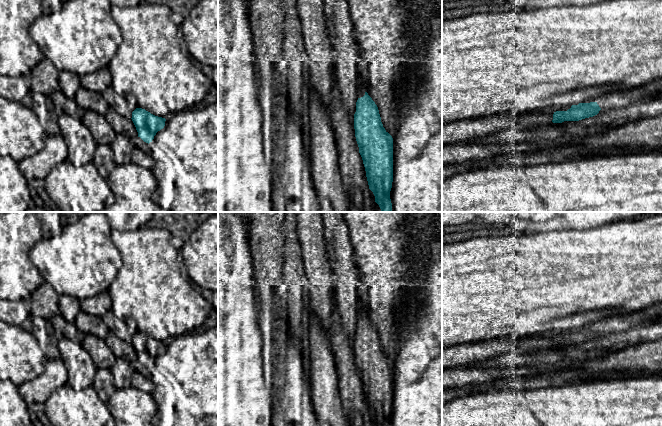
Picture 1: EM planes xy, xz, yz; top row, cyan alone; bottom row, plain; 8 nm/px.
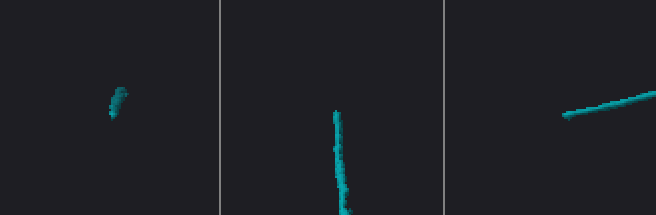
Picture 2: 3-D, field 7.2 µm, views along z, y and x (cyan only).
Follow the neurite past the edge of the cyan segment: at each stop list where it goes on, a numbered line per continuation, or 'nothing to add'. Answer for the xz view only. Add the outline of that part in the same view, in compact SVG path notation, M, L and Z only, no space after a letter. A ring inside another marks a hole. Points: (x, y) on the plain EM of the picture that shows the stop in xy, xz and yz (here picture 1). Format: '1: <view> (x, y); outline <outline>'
1: xz (361, 312); outline M358 300L358 305L357 305L357 311L358 311L359 322L361 322L365 319L365 310L359 300Z

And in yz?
1: yz (460, 355); outline M541 337L524 339L519 343L510 342L507 339L495 339L475 344L458 344L442 348L442 370L475 364L508 351L520 351L526 355L531 349L546 348L552 344L553 339Z

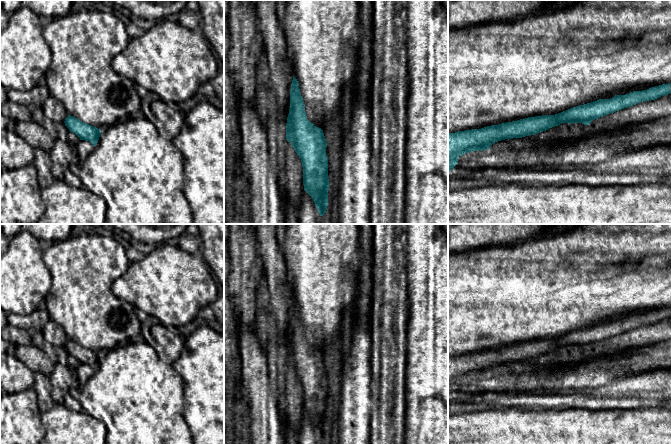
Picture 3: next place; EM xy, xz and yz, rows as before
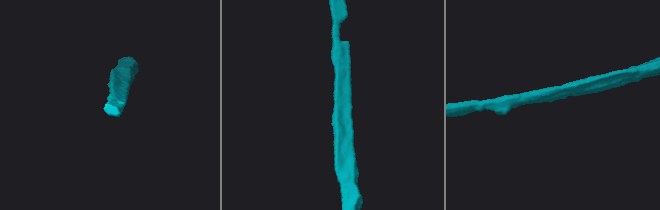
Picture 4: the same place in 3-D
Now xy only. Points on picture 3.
nothing to add

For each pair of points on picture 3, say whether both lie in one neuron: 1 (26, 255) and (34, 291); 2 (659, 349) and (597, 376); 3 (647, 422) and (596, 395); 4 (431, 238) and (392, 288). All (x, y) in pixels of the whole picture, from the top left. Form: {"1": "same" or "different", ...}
{"1": "same", "2": "same", "3": "different", "4": "different"}

